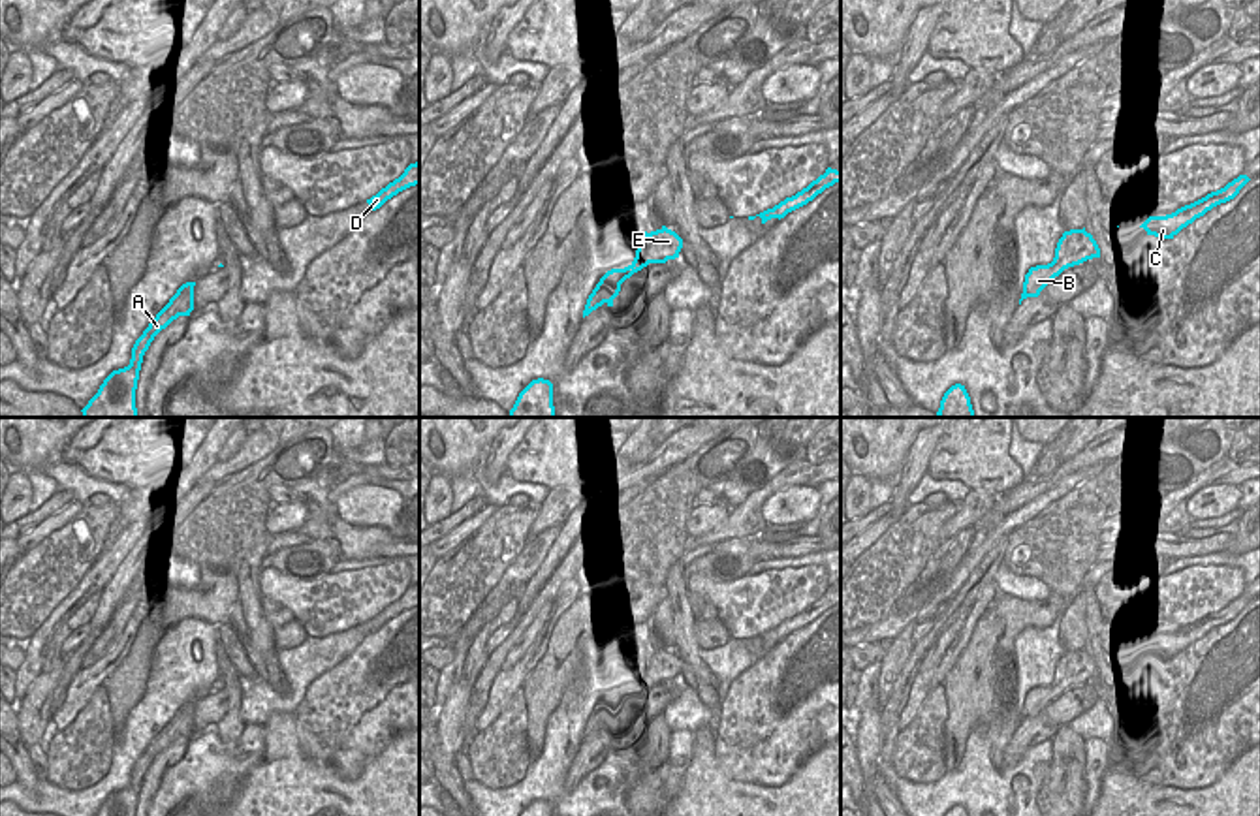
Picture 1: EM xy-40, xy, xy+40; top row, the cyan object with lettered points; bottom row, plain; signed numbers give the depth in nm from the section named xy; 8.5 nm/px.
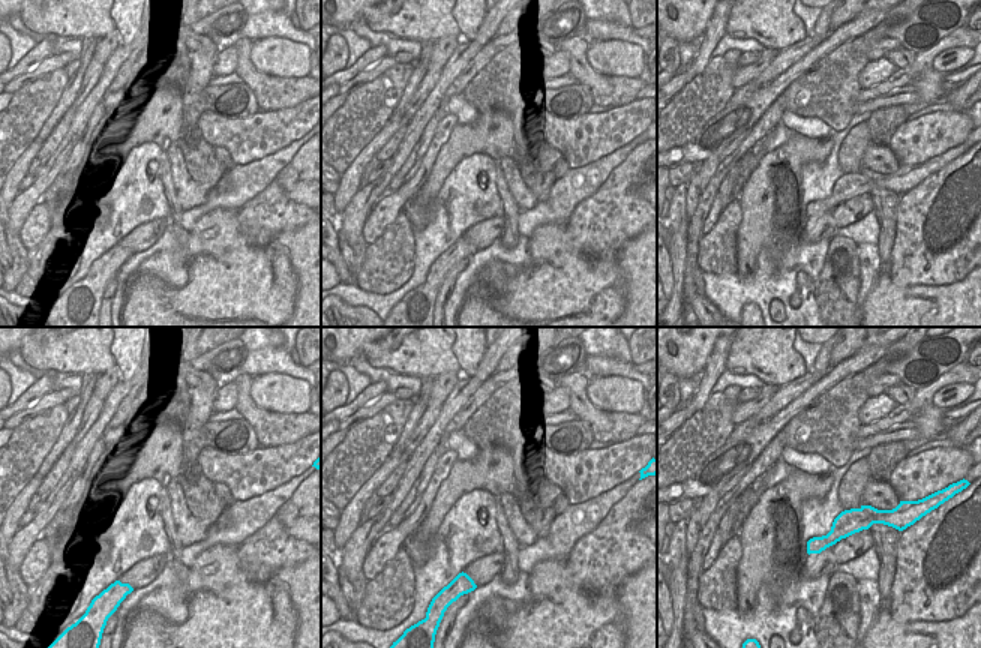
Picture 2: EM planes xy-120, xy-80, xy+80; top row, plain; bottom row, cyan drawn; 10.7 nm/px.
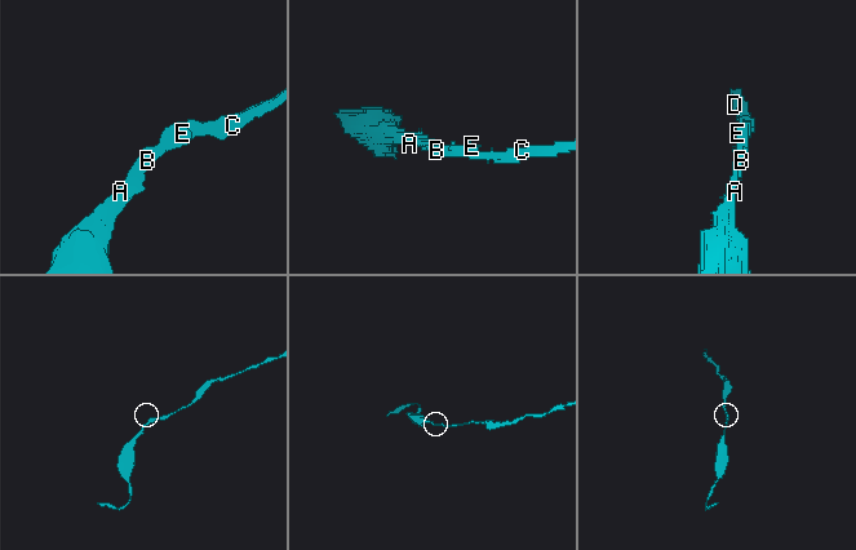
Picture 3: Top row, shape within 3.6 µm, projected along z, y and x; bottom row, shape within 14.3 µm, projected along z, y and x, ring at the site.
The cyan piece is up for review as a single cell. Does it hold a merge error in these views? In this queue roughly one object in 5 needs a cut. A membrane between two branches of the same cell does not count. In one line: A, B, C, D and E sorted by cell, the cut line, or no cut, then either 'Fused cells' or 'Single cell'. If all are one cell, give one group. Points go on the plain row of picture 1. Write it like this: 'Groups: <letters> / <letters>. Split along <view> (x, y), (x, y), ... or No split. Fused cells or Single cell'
Groups: A B C D E. No split. Single cell.

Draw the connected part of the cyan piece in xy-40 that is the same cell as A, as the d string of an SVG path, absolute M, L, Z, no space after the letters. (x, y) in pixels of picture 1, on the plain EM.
M186 703L177 711L169 724L156 735L143 756L135 761L130 786L113 792L103 801L96 816L135 816L145 773L149 771L154 758L173 741L177 741L179 737L190 737L190 733L194 731L194 707L196 703Z

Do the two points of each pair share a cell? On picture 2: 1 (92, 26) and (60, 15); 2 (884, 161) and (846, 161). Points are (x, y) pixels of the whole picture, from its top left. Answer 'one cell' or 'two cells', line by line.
1: one cell
2: two cells

